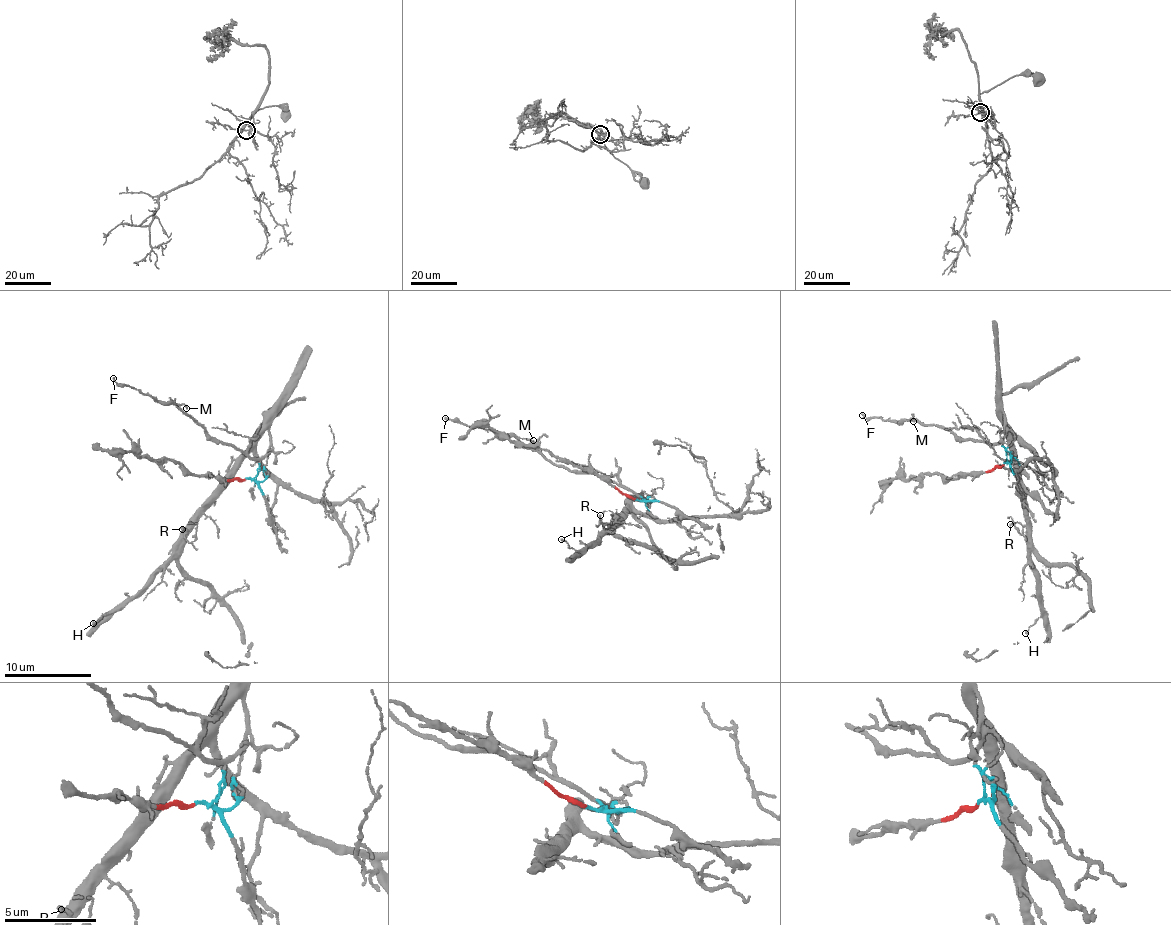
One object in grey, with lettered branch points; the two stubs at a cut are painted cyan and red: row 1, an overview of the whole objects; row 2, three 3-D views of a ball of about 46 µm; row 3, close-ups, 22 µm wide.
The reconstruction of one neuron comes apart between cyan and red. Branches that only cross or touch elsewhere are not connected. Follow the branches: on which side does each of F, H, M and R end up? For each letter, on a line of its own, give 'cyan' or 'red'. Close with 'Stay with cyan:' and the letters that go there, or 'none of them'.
F: cyan
H: cyan
M: cyan
R: cyan
Stay with cyan: F, H, M, R

